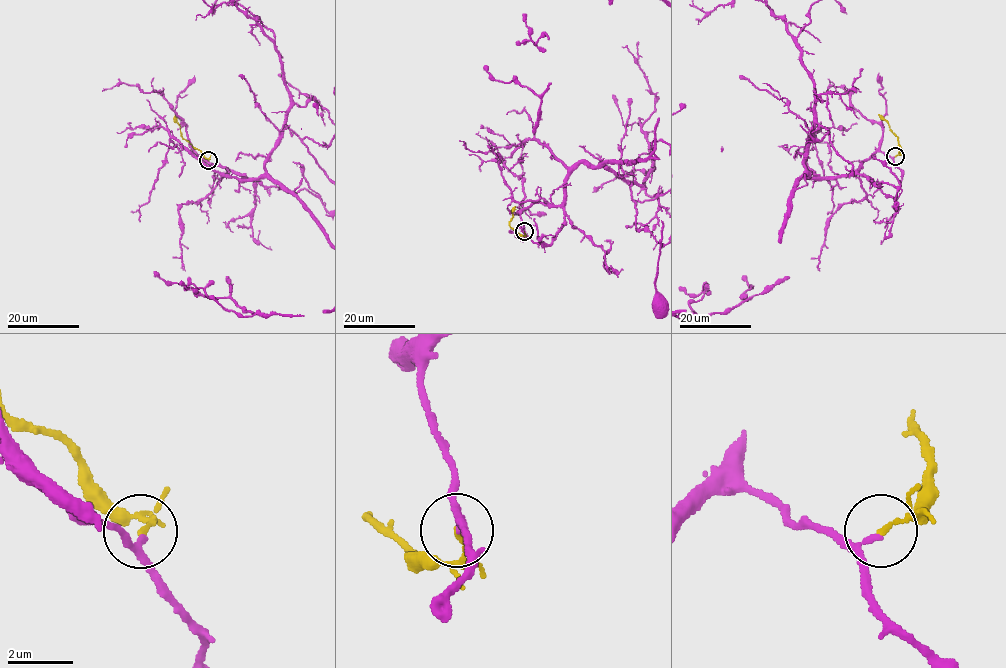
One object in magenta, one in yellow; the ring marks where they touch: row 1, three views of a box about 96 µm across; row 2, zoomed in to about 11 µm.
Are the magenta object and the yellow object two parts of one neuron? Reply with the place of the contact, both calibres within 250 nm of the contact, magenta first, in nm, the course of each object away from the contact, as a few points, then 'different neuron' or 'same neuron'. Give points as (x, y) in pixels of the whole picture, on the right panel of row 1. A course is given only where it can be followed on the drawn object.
place (895, 156); calibres 130 and 150 nm; course yellow (895, 156), (901, 149), (896, 135), (878, 114); different neuron

